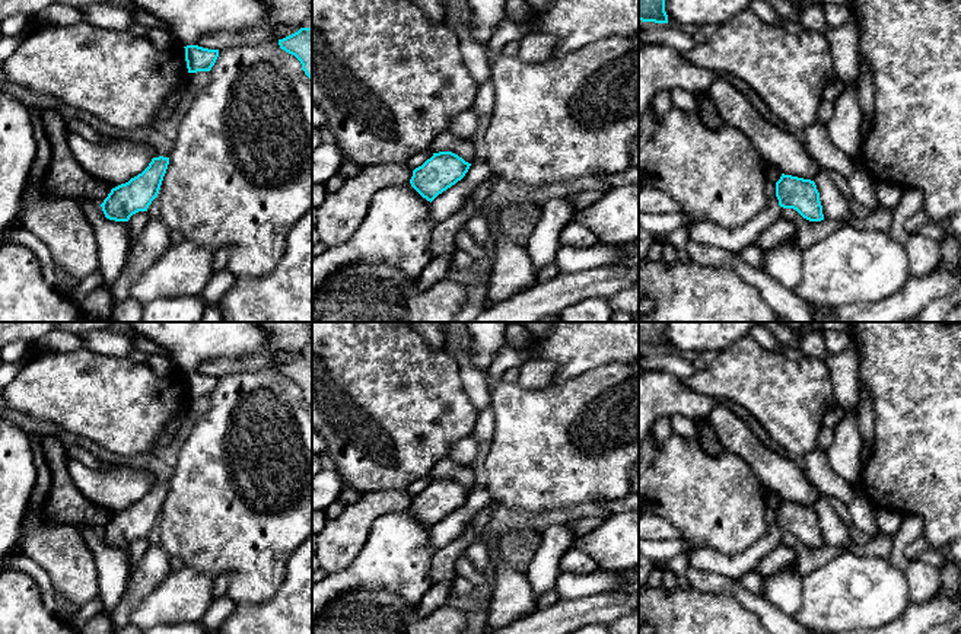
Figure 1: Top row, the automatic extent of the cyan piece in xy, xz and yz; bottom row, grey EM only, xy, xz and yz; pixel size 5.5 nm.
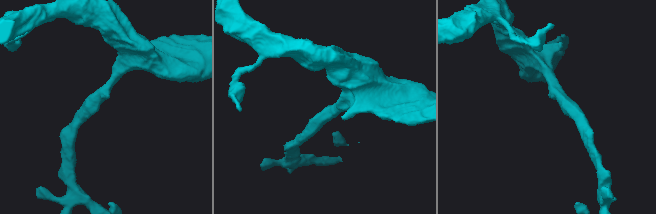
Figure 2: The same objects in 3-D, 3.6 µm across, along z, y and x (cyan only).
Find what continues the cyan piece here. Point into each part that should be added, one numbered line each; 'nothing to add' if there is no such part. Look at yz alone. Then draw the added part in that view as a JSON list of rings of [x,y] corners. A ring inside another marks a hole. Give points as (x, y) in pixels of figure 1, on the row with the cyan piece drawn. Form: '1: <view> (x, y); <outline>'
1: yz (734, 239); [[[774,197],[770,198],[769,206],[761,213],[742,226],[723,227],[709,222],[690,226],[690,240],[739,255],[744,248],[754,243],[764,229],[783,217],[783,210]]]

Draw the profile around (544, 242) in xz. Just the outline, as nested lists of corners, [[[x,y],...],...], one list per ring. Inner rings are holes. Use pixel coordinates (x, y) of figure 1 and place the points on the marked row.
[[[559,197],[541,206],[541,216],[531,233],[526,252],[534,270],[538,273],[554,262],[563,227],[570,222],[572,198]]]

